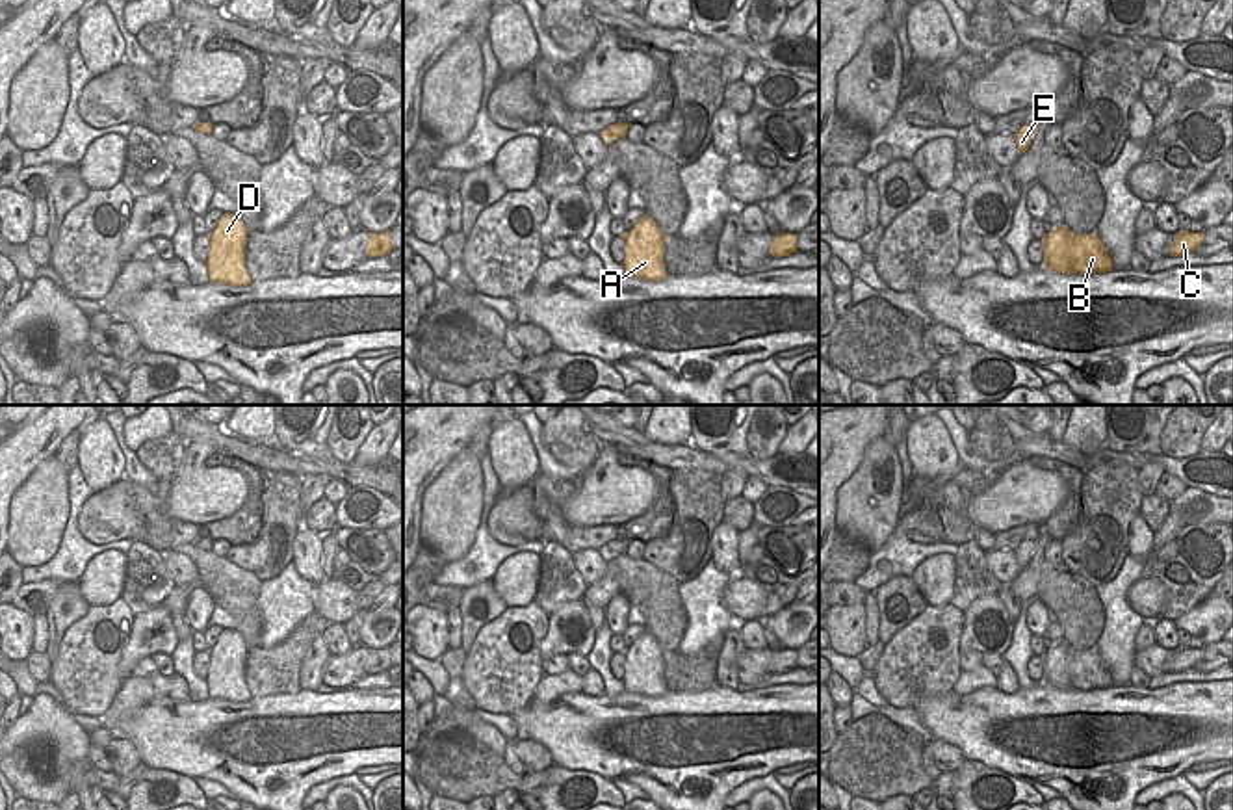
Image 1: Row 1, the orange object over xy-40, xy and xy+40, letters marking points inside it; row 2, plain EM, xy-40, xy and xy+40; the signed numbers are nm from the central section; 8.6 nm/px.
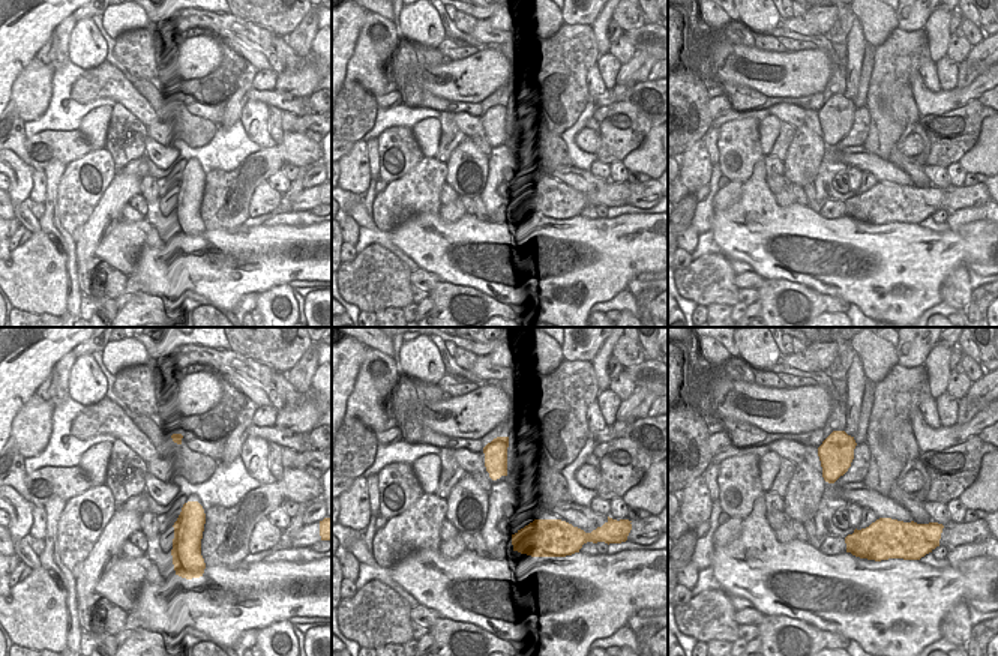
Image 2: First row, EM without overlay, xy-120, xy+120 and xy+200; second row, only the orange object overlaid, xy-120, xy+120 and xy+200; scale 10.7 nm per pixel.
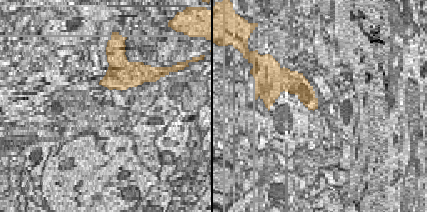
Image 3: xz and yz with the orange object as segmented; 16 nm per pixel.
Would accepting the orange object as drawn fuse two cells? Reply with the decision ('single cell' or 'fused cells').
fused cells

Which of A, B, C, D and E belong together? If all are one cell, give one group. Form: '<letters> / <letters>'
A D E / B C

